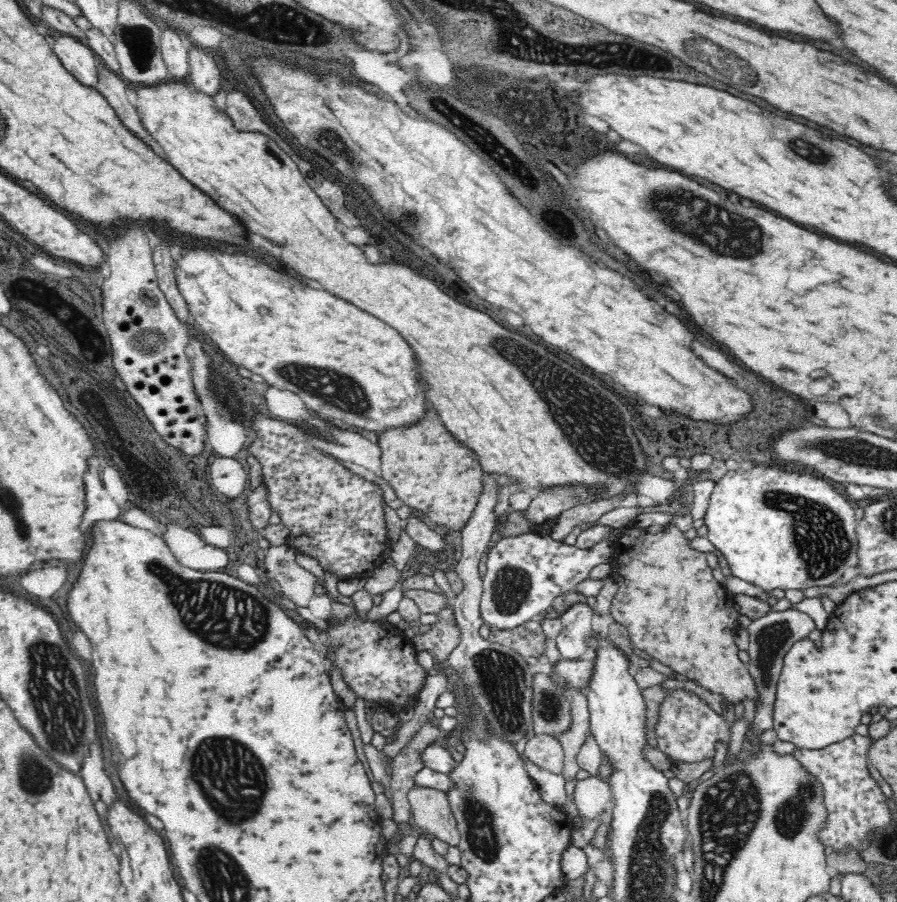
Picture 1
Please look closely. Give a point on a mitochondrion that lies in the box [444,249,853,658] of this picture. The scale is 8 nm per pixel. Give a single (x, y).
(593, 425)

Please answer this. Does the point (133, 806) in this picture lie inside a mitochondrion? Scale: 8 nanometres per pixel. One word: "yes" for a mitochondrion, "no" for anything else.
no

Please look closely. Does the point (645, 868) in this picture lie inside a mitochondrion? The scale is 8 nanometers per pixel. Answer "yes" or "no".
yes

